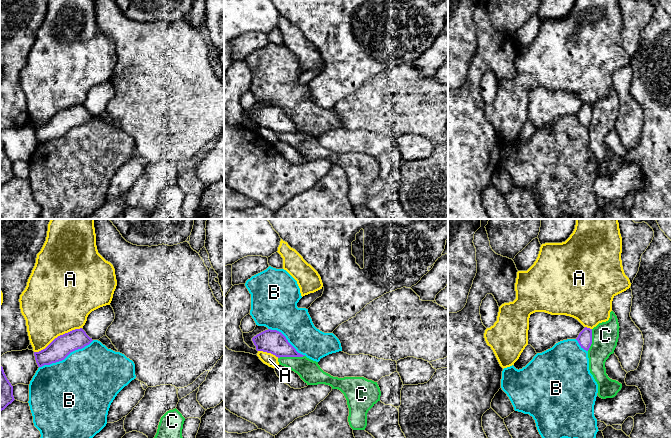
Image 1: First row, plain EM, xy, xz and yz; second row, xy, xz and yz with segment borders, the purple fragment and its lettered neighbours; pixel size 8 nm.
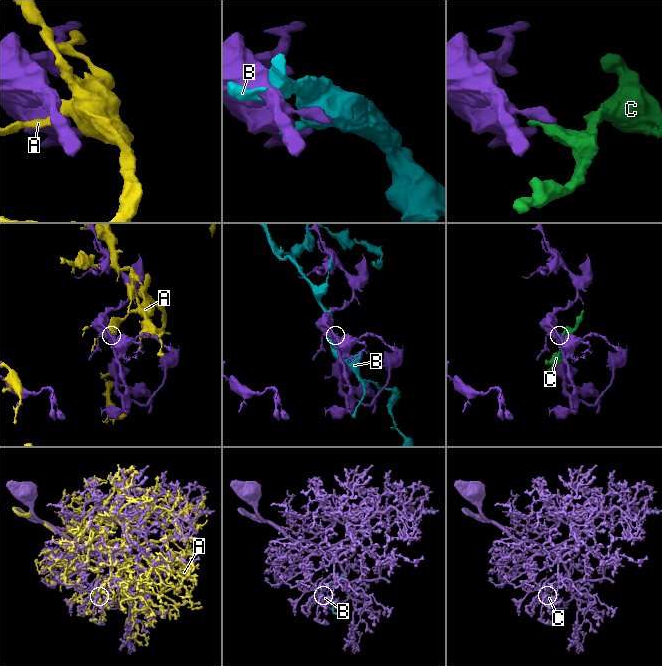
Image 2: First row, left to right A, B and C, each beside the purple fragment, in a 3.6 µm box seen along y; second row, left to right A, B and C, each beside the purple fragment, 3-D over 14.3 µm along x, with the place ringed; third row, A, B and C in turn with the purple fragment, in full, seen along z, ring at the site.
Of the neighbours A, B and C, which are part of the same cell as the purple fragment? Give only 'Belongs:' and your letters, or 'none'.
Belongs: none

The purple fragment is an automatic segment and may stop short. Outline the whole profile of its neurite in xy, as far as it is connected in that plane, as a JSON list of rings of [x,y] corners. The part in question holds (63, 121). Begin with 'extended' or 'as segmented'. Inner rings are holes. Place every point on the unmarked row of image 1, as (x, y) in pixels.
as segmented; [[[80,104],[55,114],[45,125],[34,128],[38,143],[64,136],[71,128],[82,125],[92,118],[86,108]]]

